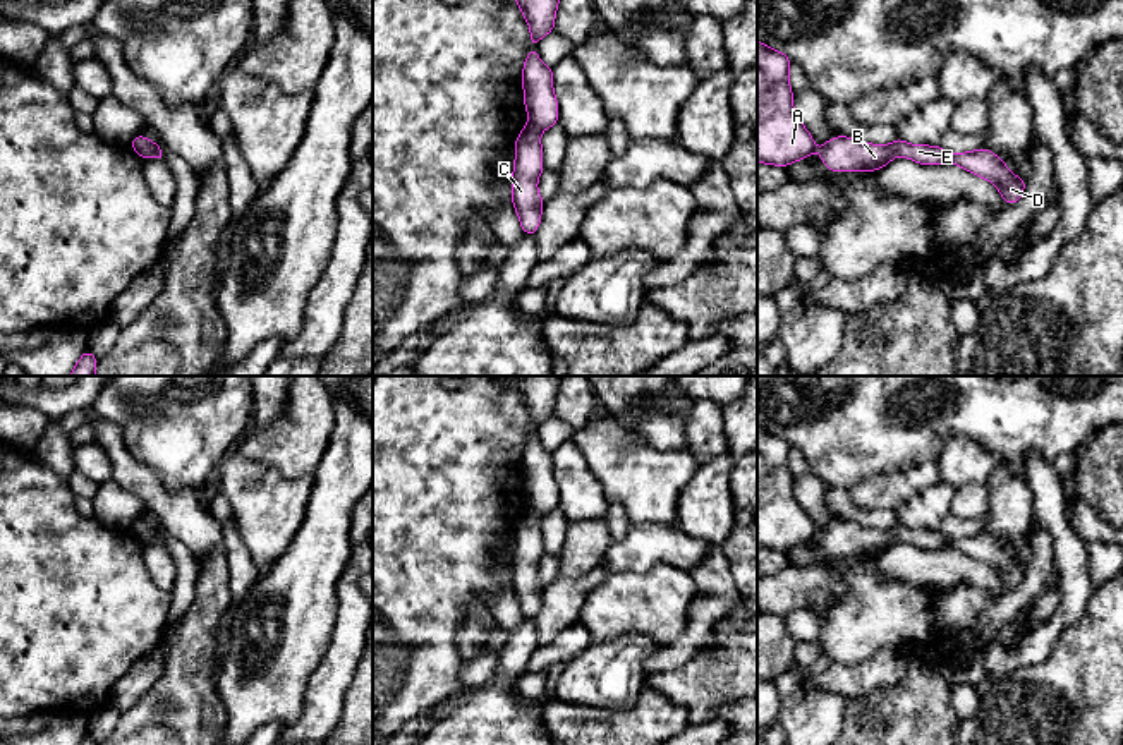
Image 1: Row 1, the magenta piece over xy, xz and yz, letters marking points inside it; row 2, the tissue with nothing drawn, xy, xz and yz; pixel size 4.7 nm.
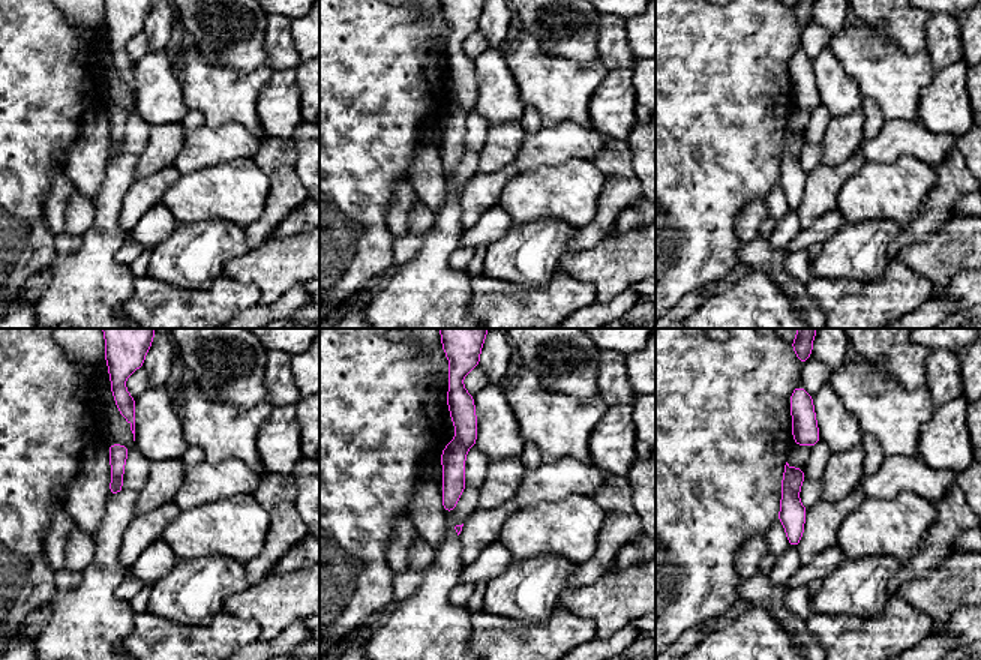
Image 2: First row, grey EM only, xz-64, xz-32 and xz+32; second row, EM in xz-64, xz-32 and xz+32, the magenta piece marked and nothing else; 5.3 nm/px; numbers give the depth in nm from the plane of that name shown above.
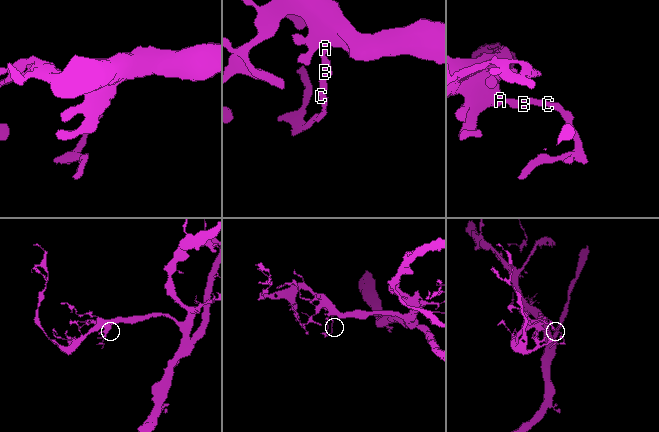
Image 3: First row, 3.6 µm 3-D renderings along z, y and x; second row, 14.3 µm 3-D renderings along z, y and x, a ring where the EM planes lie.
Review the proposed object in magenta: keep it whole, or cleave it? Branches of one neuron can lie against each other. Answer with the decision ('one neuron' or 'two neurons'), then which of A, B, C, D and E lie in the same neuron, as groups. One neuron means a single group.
two neurons; groups A B / C D E

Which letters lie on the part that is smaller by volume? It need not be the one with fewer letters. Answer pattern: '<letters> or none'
C, D, E

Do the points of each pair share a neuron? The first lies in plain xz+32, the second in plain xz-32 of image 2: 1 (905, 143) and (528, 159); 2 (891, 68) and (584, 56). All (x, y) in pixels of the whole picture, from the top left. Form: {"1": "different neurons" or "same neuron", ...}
{"1": "same neuron", "2": "different neurons"}

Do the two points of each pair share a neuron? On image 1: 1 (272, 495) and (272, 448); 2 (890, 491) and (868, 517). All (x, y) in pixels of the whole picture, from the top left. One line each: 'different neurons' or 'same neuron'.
1: different neurons
2: different neurons

